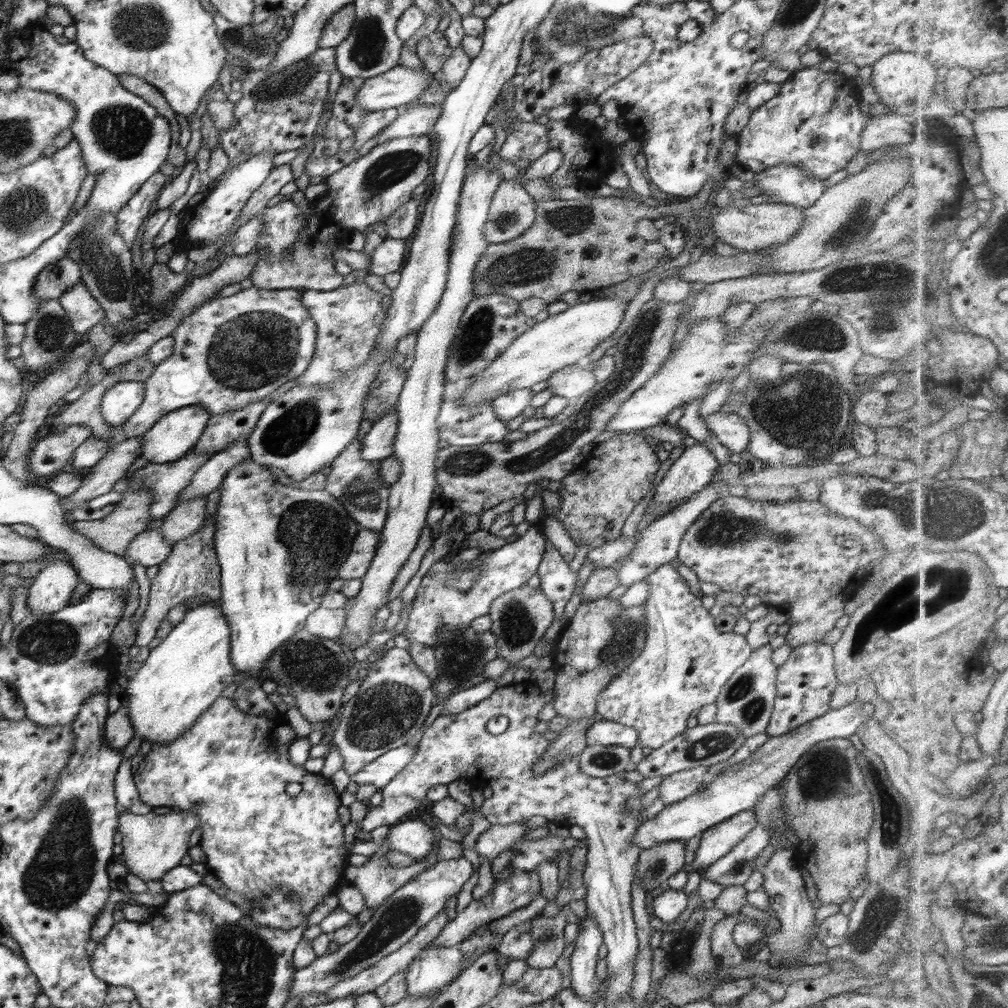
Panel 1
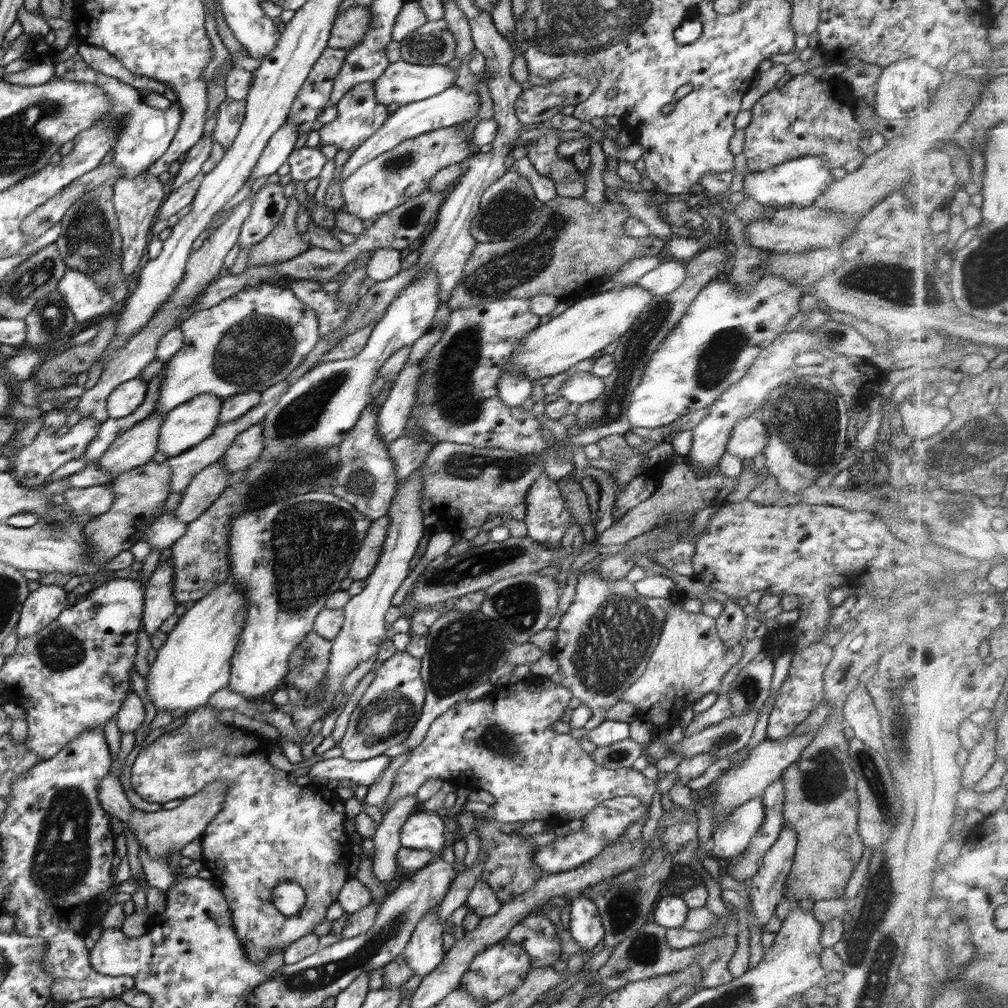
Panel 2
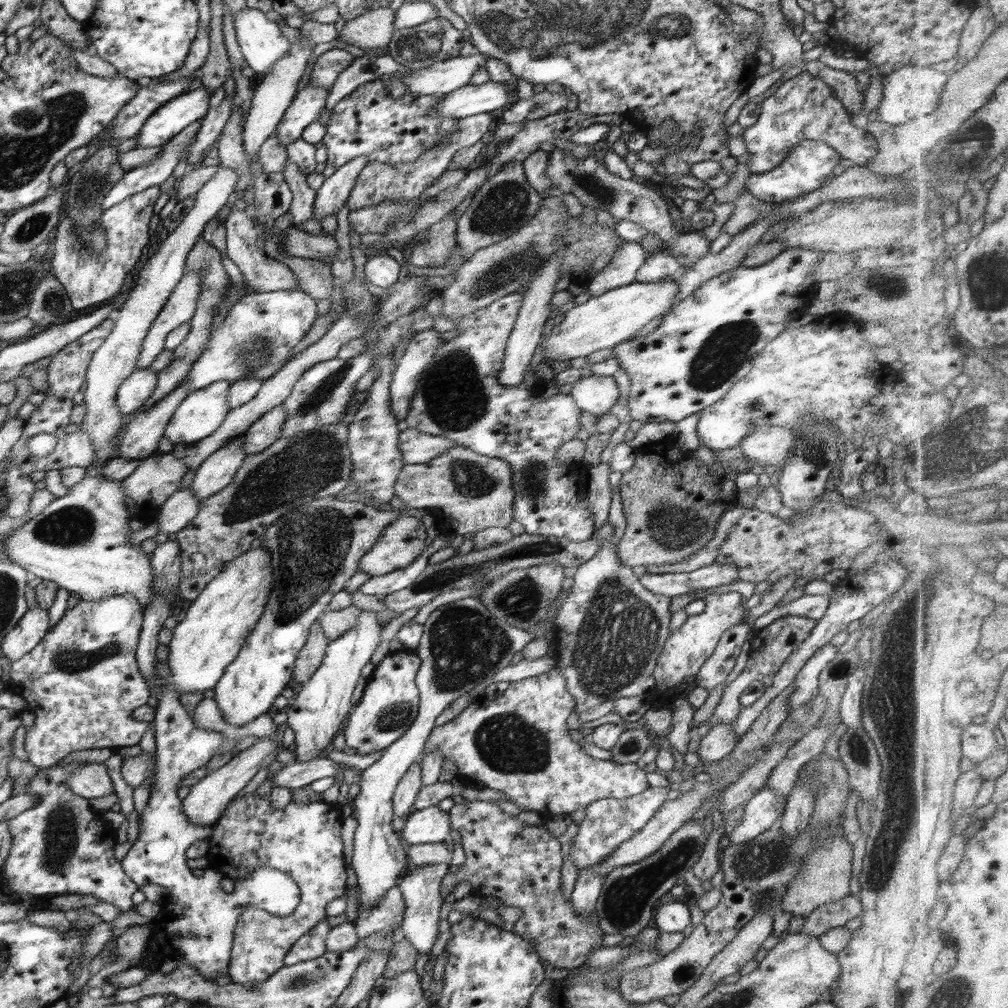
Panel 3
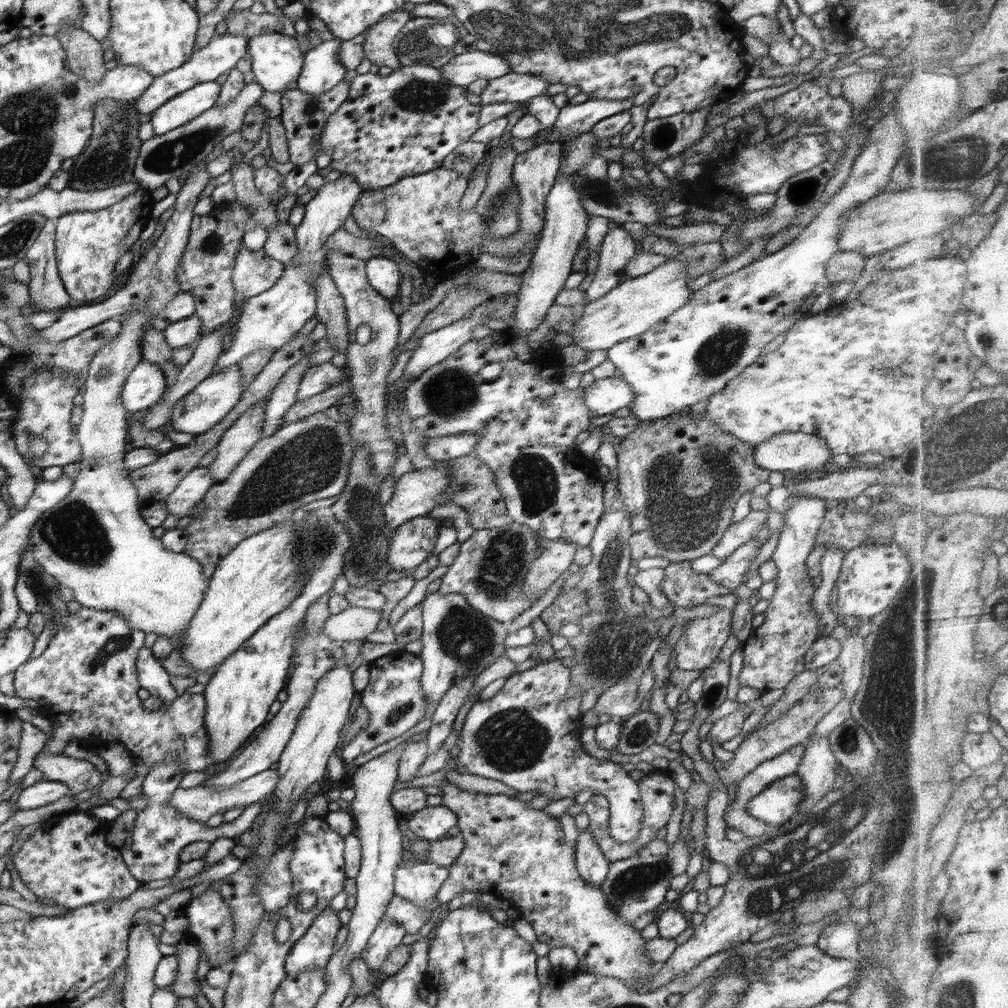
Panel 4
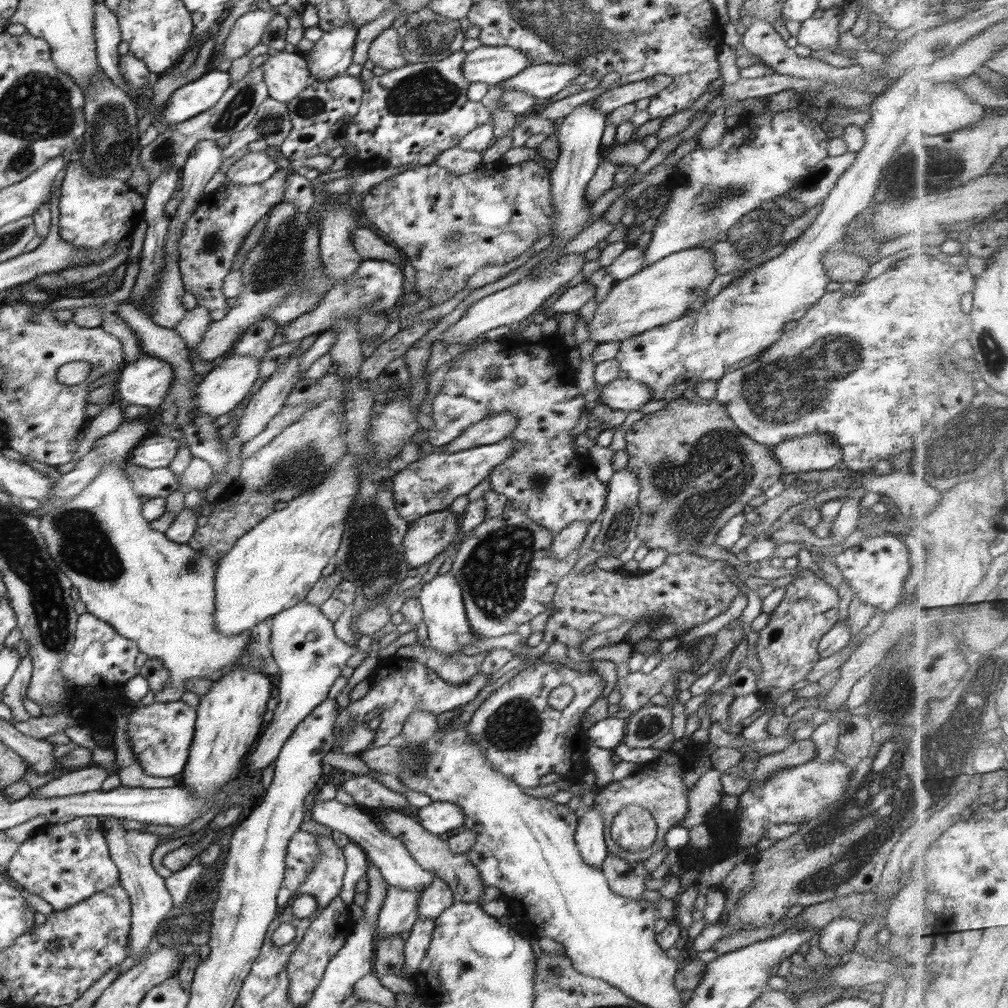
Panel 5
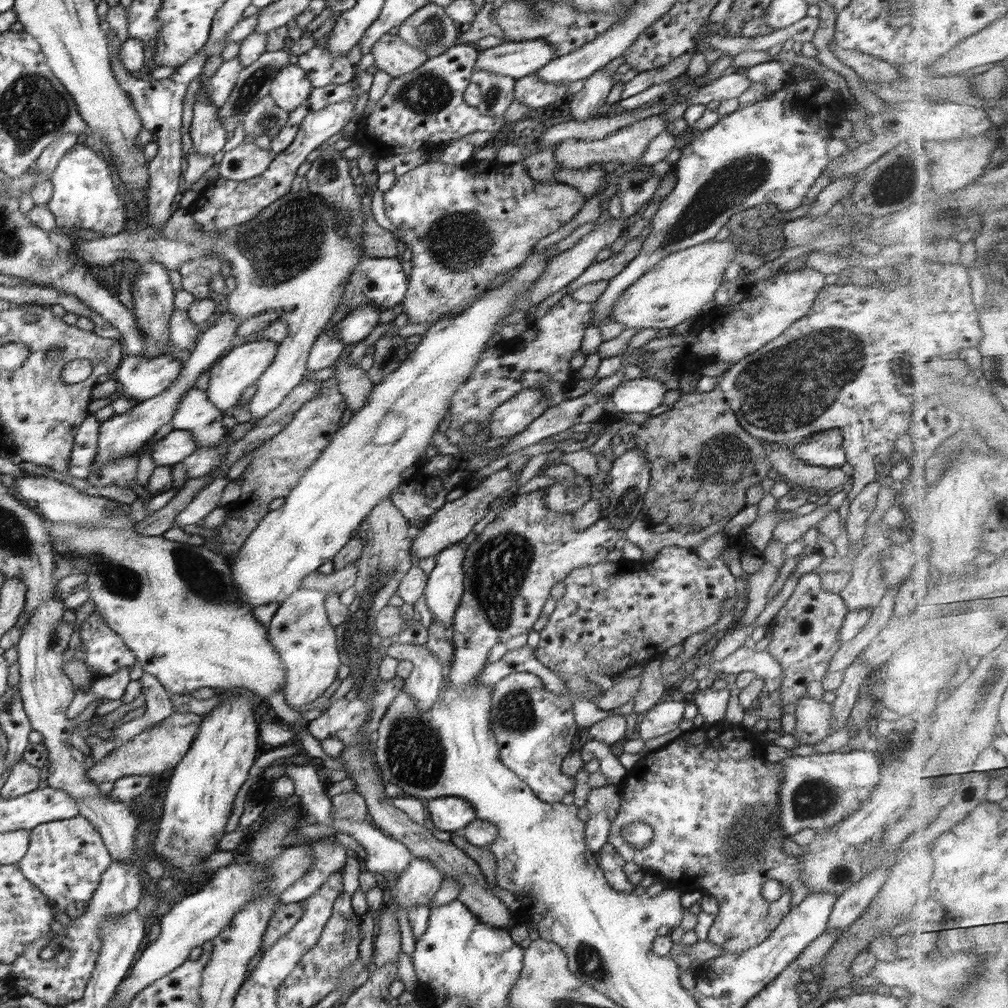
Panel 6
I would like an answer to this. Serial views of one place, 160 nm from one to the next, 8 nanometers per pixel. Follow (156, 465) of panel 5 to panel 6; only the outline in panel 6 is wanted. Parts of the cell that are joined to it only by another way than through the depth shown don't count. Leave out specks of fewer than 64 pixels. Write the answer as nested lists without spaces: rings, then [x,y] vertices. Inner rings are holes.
[[[174,429],[154,443],[149,453],[152,454],[154,463],[157,466],[172,468],[178,462],[183,462],[198,447],[199,444],[190,431]]]

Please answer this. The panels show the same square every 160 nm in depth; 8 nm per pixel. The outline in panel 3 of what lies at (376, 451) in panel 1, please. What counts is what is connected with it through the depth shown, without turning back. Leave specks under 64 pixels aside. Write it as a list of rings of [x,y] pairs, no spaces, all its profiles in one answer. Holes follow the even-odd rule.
[[[434,329],[418,332],[411,338],[398,366],[395,366],[390,387],[391,409],[398,421],[407,415],[421,374],[431,363],[435,350],[444,342]]]

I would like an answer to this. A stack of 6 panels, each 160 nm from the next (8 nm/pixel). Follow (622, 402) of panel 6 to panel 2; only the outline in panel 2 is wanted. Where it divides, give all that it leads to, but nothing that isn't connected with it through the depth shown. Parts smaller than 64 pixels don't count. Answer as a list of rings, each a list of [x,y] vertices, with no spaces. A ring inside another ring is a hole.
[[[569,370],[568,374],[569,377],[560,392],[562,392],[562,398],[569,403],[584,404],[596,400],[604,392],[604,379],[594,376],[590,371],[578,373]]]

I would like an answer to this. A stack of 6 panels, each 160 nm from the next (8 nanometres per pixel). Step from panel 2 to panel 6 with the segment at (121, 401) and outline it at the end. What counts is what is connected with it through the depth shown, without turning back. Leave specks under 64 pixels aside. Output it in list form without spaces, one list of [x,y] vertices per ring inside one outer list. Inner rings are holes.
[[[124,354],[112,377],[122,385],[121,391],[128,398],[144,402],[168,389],[180,376],[182,367],[181,360],[171,354],[148,360],[141,355]]]

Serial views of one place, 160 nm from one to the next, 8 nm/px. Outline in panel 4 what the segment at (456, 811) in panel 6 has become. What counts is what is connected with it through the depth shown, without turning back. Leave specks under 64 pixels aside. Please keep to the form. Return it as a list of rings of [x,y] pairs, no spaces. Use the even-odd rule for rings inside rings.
[[[427,806],[408,817],[408,828],[420,838],[438,841],[448,836],[448,830],[457,826],[457,817],[446,806]]]

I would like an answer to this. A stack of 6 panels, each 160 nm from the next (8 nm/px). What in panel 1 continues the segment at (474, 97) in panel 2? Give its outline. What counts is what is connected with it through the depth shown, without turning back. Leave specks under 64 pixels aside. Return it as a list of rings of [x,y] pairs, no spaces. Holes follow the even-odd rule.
[[[422,103],[408,107],[404,112],[400,112],[384,130],[381,130],[377,144],[388,142],[393,138],[431,134],[441,114],[440,105]]]

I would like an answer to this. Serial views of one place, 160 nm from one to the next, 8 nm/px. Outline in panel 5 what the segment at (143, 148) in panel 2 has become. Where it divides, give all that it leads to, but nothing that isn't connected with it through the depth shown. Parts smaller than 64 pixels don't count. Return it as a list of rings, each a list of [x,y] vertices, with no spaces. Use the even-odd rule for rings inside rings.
[[[208,70],[195,81],[174,91],[165,103],[163,119],[170,126],[210,110],[231,85],[228,71]]]

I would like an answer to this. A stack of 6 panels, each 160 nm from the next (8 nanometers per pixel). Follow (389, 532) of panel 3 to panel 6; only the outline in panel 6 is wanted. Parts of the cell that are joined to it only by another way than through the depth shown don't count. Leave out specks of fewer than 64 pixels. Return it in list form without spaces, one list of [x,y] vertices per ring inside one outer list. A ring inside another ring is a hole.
[[[508,467],[492,474],[482,480],[475,488],[468,489],[458,500],[448,502],[441,506],[434,514],[420,525],[420,533],[413,539],[411,543],[411,554],[416,558],[426,558],[428,556],[436,556],[441,550],[460,543],[470,532],[472,528],[486,516],[489,512],[490,503],[500,494],[504,494],[514,484],[515,477],[512,470]]]

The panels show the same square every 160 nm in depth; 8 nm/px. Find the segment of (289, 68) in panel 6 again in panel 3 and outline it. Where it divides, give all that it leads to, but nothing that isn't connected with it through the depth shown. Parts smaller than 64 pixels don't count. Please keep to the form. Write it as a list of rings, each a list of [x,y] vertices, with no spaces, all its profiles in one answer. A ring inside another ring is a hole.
[[[248,6],[241,8],[239,14],[233,19],[233,23],[237,41],[245,58],[244,64],[248,65],[258,77],[268,74],[272,70],[274,63],[281,60],[285,54],[291,51],[291,44],[282,35],[282,31],[280,31],[280,27],[276,24],[276,21],[267,19],[265,13],[259,9]]]

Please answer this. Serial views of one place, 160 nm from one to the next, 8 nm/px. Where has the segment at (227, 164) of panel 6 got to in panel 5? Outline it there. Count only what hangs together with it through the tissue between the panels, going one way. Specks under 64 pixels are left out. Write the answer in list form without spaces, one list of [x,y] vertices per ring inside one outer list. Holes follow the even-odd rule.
[[[266,150],[249,151],[228,168],[226,180],[236,185],[252,185],[268,180],[278,169]]]

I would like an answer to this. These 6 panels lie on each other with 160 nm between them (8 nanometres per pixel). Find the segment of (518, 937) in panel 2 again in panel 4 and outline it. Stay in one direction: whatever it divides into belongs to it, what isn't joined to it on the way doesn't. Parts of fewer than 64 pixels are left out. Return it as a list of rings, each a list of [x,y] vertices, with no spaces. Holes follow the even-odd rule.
[[[450,781],[443,782],[440,786],[440,794],[442,798],[442,805],[450,808],[457,817],[457,826],[460,829],[460,835],[465,840],[465,847],[460,853],[460,856],[454,860],[454,862],[448,867],[449,875],[444,884],[440,887],[437,892],[437,899],[439,904],[444,904],[444,902],[450,902],[452,898],[456,898],[458,894],[463,891],[478,891],[480,893],[491,892],[497,895],[501,899],[508,900],[512,905],[515,906],[520,911],[521,917],[525,918],[535,930],[537,940],[540,942],[546,942],[549,947],[561,947],[568,946],[572,948],[578,958],[578,964],[576,970],[582,973],[595,974],[596,976],[616,978],[626,983],[627,985],[632,985],[635,980],[641,980],[649,974],[654,974],[653,962],[646,960],[646,947],[647,940],[642,937],[640,933],[641,930],[634,928],[631,922],[626,922],[624,917],[620,916],[619,912],[616,912],[610,905],[607,896],[604,891],[599,886],[591,885],[586,882],[581,876],[578,870],[576,870],[575,861],[575,850],[570,846],[570,841],[564,836],[564,831],[561,828],[560,820],[546,814],[544,810],[534,810],[530,808],[527,802],[522,802],[516,797],[511,797],[503,794],[487,795],[482,793],[474,793],[468,790],[460,789],[455,783]]]

